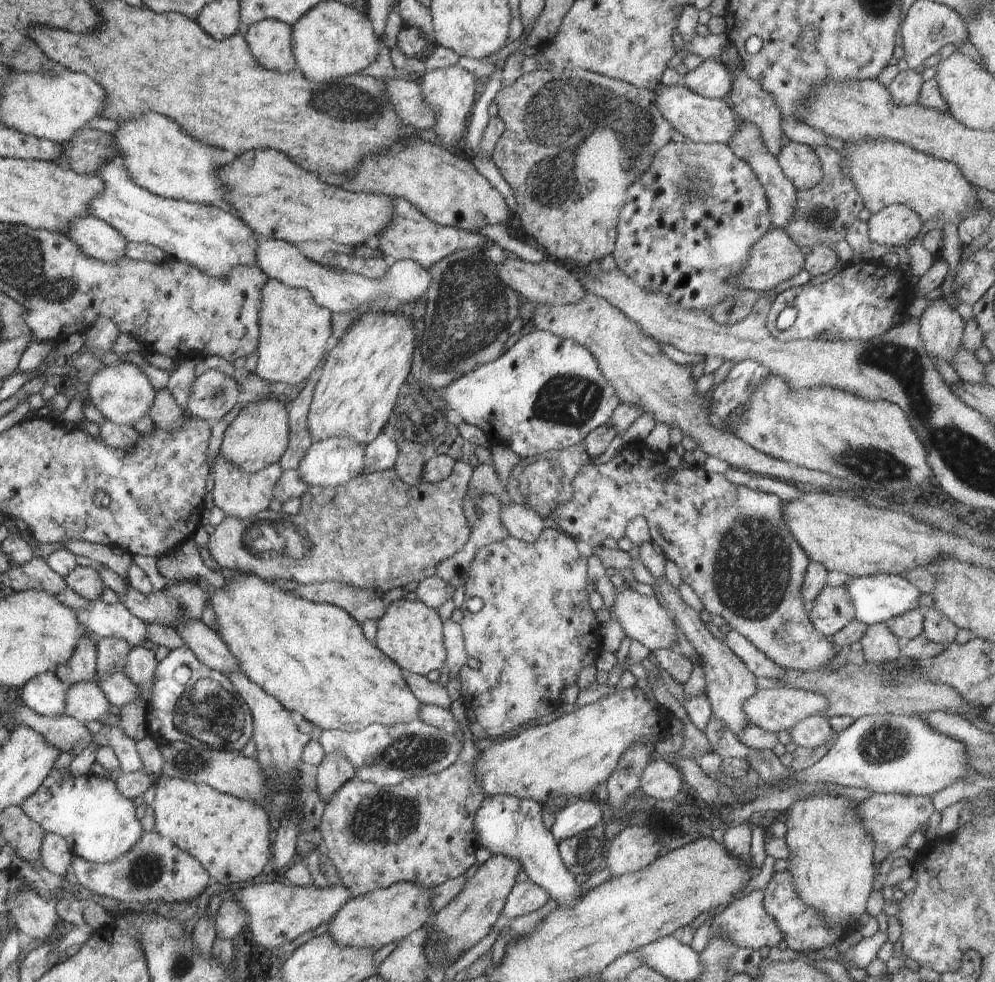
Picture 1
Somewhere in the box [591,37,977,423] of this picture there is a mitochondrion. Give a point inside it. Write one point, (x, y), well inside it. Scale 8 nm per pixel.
(691, 177)

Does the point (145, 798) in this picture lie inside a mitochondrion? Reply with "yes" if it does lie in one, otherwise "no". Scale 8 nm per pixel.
no

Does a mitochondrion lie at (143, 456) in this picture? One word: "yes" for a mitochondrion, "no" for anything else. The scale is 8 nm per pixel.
yes

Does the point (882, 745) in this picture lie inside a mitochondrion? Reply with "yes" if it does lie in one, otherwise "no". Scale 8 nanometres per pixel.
yes

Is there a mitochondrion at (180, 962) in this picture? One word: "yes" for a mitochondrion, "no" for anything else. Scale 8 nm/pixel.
yes

